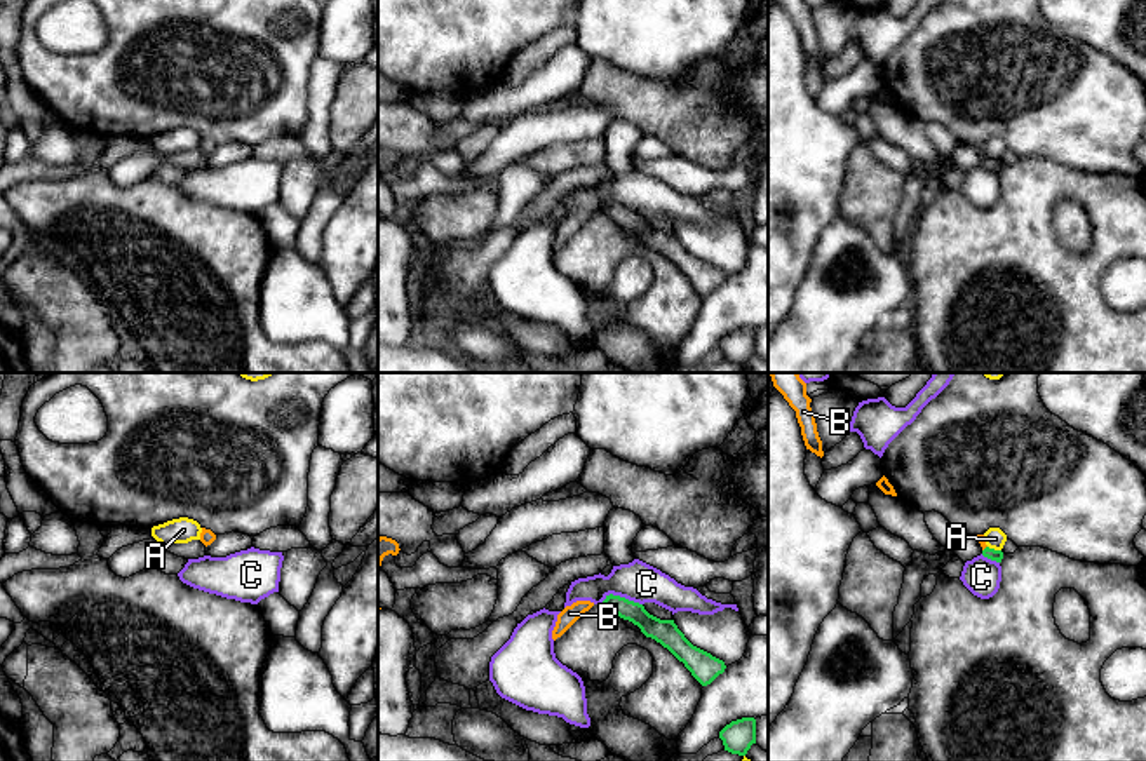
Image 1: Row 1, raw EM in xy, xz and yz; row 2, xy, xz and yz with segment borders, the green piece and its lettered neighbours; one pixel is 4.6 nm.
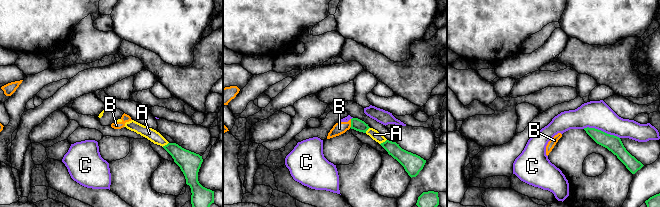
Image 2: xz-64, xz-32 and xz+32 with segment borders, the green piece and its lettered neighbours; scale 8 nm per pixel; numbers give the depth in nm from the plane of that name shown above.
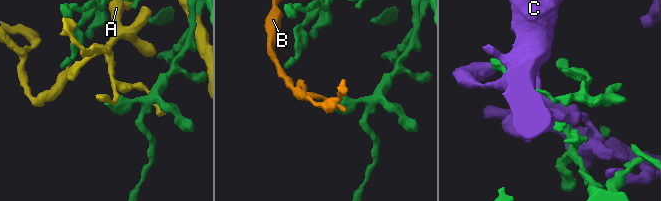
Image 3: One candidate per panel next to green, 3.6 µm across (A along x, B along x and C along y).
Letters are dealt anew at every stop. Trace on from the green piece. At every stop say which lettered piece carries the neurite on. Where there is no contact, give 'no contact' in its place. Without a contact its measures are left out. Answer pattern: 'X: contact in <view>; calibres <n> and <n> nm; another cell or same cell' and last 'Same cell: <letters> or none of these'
A: contact in yz; calibres 50 and 100 nm; another cell
B: contact in yz; calibres 50 and 40 nm; another cell
C: contact in xz; calibres 110 and 190 nm; another cell
Same cell: none of these

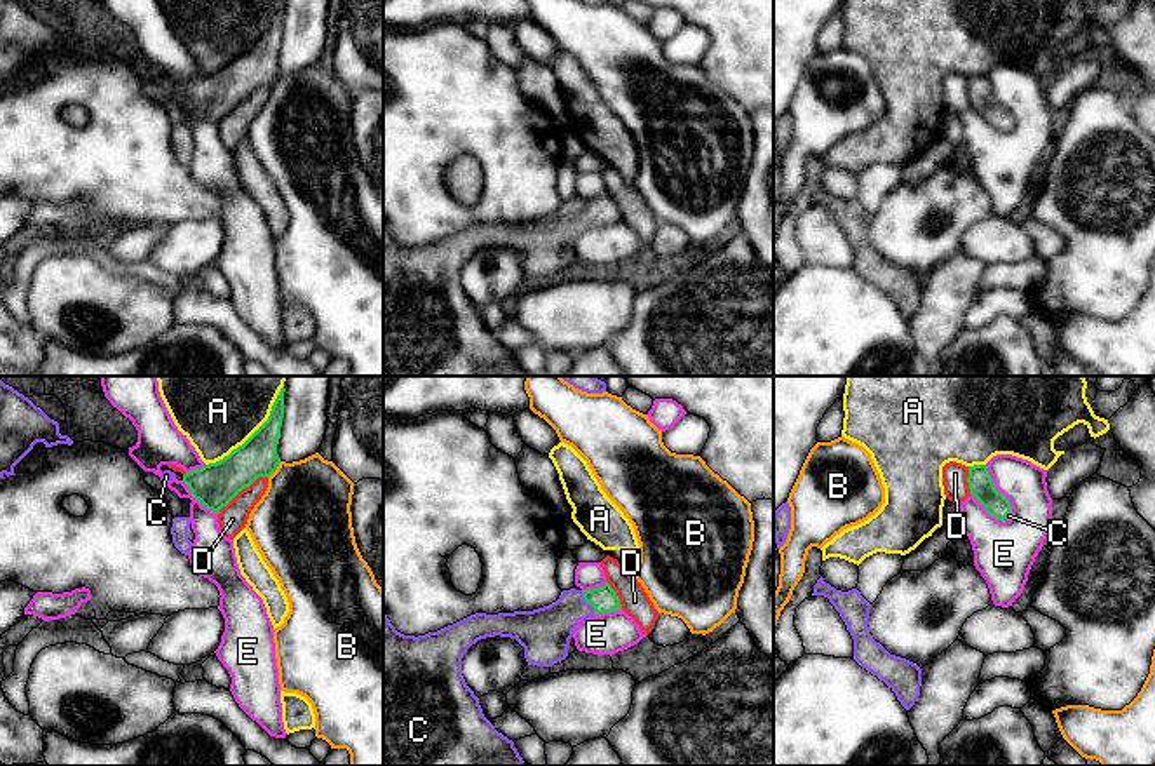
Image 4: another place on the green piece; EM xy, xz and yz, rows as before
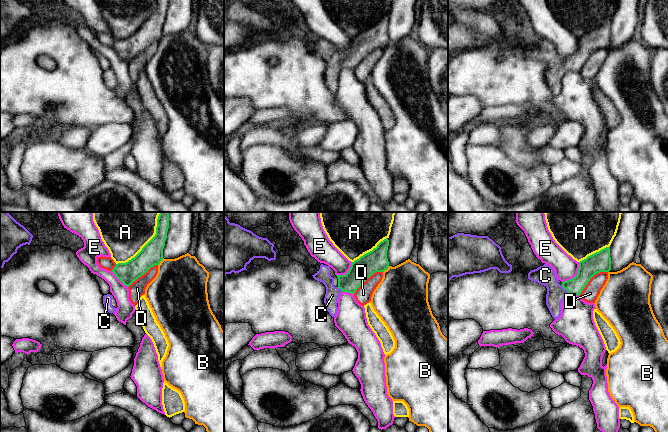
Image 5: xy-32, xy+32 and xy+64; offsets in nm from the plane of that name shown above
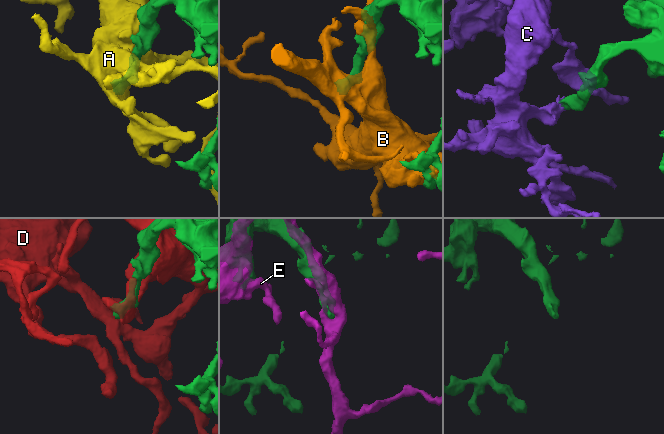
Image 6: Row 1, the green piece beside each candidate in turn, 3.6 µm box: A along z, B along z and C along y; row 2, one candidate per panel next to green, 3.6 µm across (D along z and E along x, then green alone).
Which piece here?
A: contact in xy; calibres 190 and 300 nm; another cell
B: contact in xy; calibres 180 and 420 nm; another cell
C: contact in xz; calibres 120 and 240 nm; same cell
D: contact in xy; calibres 200 and 130 nm; another cell
E: contact in yz; calibres 120 and 220 nm; another cell
Same cell: C

